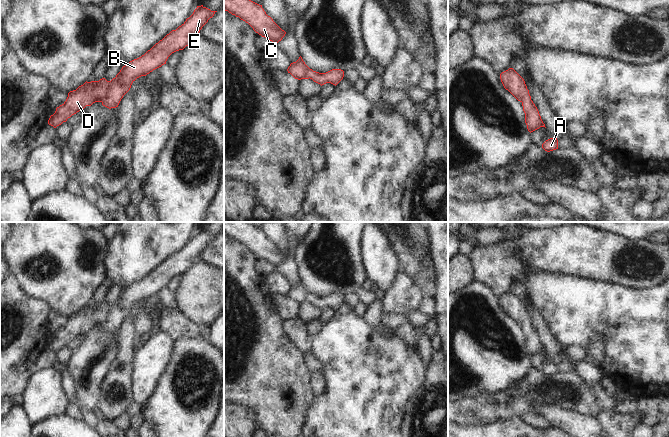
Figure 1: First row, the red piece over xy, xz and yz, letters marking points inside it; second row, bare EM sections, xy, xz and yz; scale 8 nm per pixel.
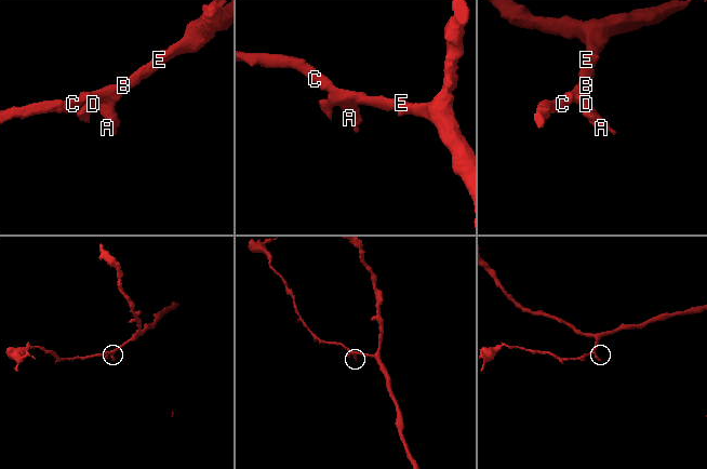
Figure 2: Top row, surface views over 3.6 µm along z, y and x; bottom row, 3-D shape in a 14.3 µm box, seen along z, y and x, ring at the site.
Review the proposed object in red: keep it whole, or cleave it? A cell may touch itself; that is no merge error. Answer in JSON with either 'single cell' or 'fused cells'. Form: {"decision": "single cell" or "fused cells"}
{"decision": "single cell"}

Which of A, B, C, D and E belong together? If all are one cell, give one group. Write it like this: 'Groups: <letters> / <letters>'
Groups: A B C D E.

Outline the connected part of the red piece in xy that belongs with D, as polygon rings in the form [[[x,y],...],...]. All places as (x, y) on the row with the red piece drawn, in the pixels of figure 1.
[[[203,5],[197,6],[193,14],[181,26],[172,30],[144,55],[123,66],[111,81],[105,78],[99,81],[86,81],[76,90],[70,91],[66,101],[50,116],[48,124],[56,128],[72,115],[95,102],[101,102],[109,109],[118,107],[121,99],[137,78],[146,76],[166,64],[172,53],[183,50],[193,40],[199,38],[200,30],[216,12]]]

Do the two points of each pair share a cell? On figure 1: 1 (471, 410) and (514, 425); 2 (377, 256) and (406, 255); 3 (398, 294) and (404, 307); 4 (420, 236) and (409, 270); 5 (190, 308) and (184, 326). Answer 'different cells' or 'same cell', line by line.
1: different cells
2: different cells
3: same cell
4: same cell
5: different cells

